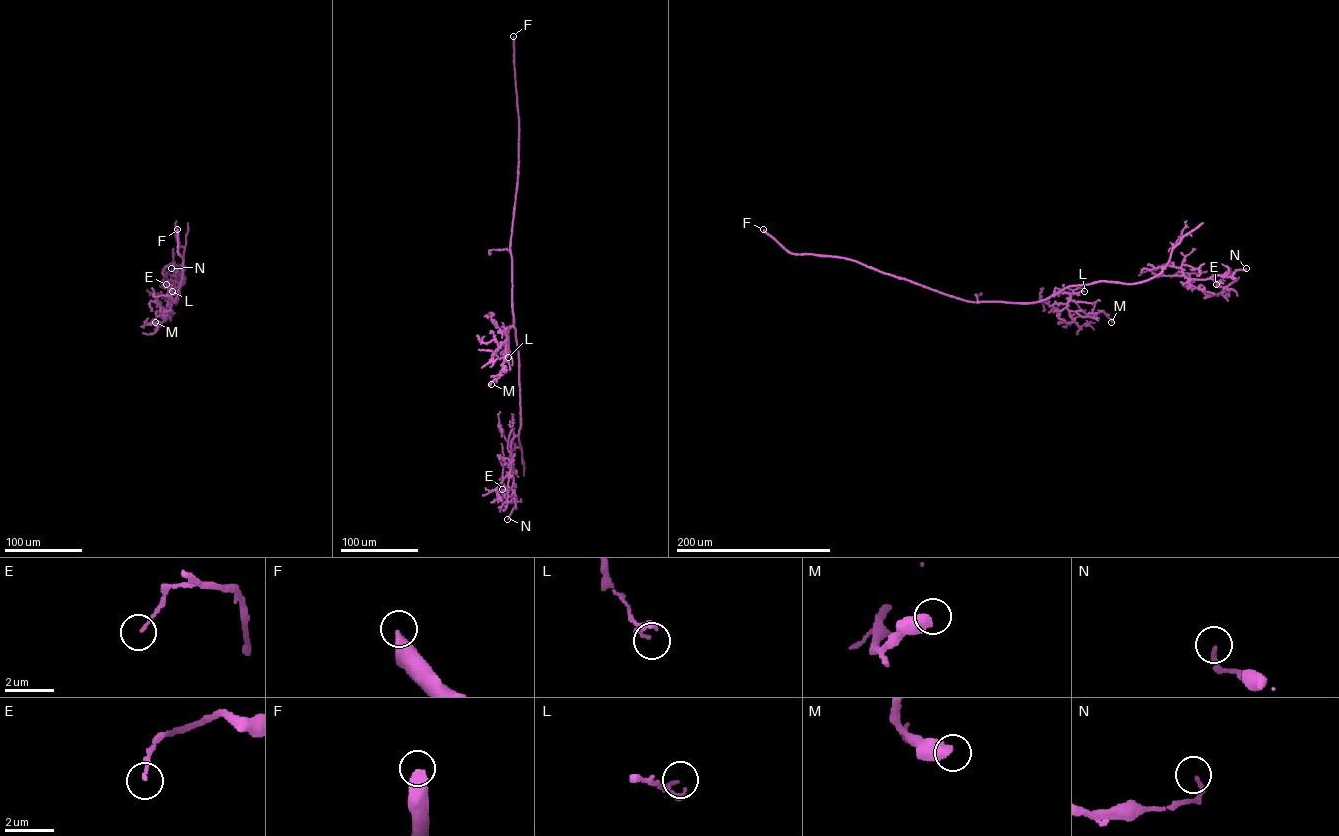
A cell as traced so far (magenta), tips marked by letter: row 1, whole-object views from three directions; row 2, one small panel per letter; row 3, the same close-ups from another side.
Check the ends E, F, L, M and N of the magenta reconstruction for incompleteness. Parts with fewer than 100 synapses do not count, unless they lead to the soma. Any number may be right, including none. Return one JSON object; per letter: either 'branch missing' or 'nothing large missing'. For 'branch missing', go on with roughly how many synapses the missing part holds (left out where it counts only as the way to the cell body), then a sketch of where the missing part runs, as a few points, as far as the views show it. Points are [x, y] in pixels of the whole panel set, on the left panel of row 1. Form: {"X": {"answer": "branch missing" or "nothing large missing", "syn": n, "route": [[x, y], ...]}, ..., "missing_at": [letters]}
{"E": {"answer": "nothing large missing"}, "F": {"answer": "branch missing", "syn": 1500, "route": [[177, 229], [173, 187], [152, 148], [130, 127], [130, 110], [84, 103], [61, 65]]}, "L": {"answer": "nothing large missing"}, "M": {"answer": "nothing large missing"}, "N": {"answer": "nothing large missing"}, "missing_at": ["F"]}

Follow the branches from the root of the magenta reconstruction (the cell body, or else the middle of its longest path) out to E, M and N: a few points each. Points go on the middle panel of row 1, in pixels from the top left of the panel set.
E: (512, 282), (520, 428), (511, 441), (512, 486), (507, 492), (502, 489)
M: (512, 282), (513, 325), (509, 329), (508, 343), (506, 340), (501, 375), (491, 384)
N: (512, 282), (520, 428), (511, 441), (515, 506), (507, 519)

